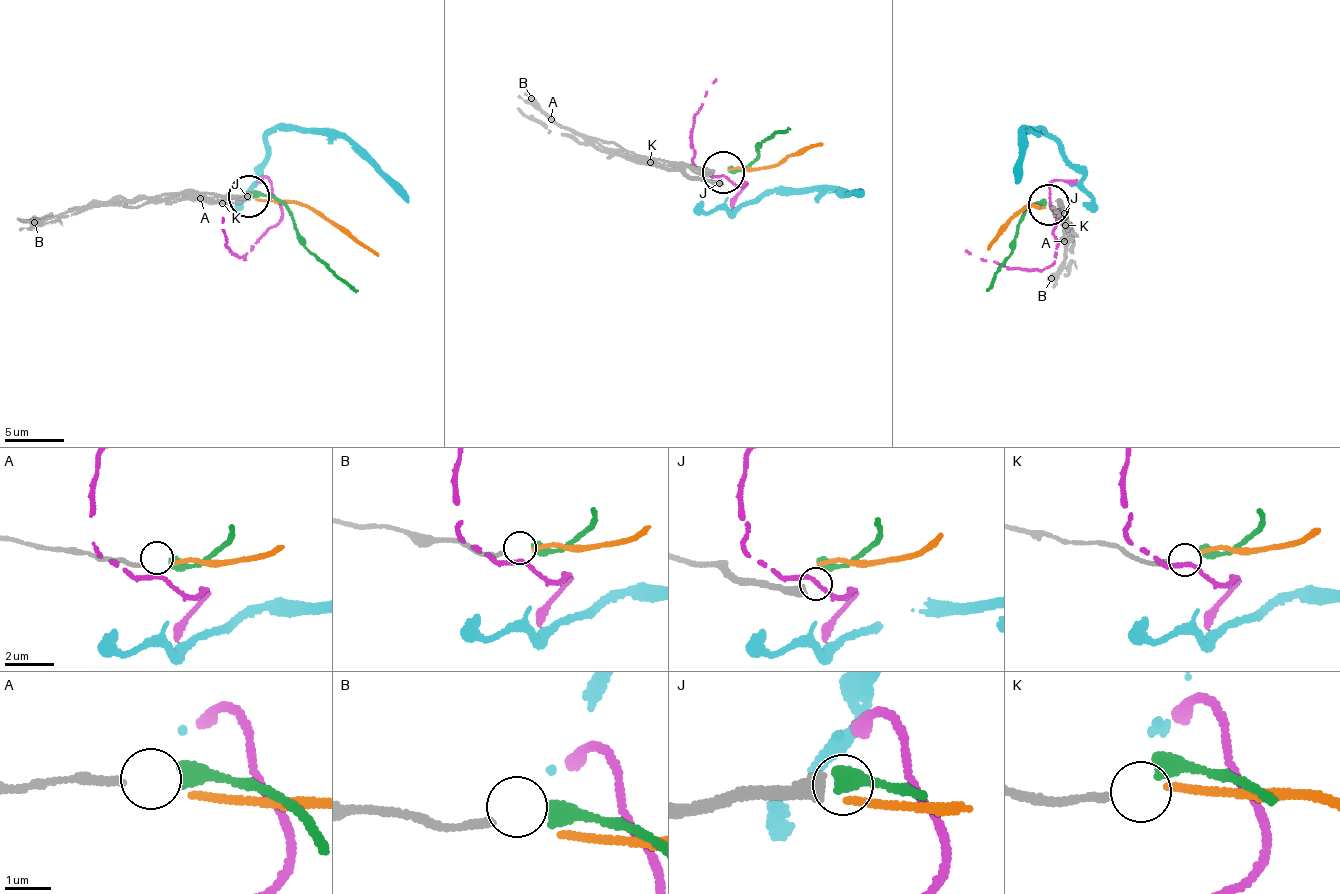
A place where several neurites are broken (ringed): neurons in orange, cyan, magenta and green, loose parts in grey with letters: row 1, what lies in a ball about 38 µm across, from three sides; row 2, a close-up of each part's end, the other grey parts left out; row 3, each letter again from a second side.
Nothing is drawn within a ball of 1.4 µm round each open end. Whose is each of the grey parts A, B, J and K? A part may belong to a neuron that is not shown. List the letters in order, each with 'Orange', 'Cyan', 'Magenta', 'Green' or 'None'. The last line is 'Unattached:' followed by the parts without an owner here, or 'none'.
A: None
B: Green
J: None
K: Orange
Unattached: A, J

